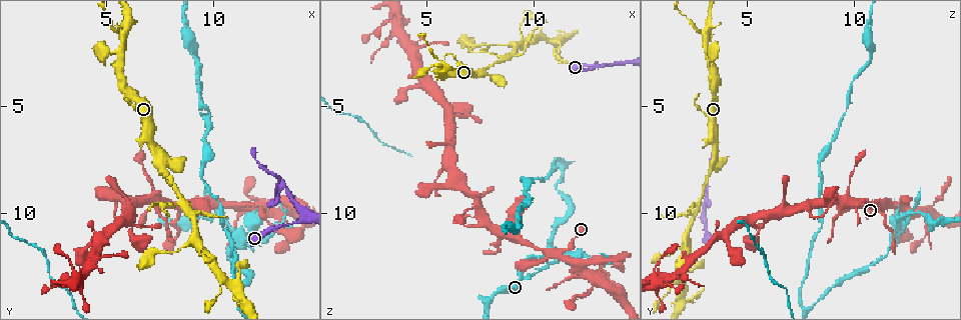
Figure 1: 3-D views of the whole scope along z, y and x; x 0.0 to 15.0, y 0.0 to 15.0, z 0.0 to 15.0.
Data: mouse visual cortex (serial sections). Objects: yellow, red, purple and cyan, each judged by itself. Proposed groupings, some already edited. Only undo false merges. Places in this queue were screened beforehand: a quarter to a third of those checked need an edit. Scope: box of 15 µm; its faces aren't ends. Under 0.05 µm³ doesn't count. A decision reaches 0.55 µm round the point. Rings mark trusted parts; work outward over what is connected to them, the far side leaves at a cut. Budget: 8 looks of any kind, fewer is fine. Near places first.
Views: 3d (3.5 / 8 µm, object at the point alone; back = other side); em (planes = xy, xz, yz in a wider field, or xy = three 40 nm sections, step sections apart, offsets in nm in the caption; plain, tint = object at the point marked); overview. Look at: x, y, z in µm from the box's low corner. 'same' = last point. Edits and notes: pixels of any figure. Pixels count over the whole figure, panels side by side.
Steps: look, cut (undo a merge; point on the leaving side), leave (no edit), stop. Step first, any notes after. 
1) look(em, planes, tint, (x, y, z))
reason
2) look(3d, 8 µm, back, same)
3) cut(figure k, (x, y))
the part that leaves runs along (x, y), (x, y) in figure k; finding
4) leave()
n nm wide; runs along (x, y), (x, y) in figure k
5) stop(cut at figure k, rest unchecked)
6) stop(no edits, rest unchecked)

look(3d, 3.5 µm, (10.8, 10.4, 12.4))

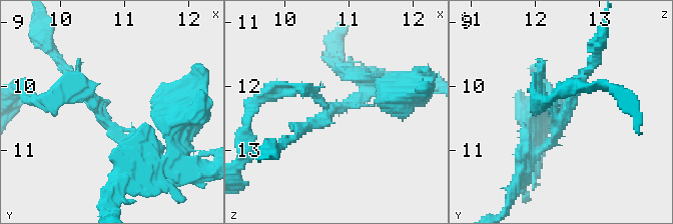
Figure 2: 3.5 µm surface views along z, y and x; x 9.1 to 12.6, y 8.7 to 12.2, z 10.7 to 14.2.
look(em, planes, tint, (10.65, 10.45, 12.40))
3 arms; arms of 150, 150, 150 nm; now the EM

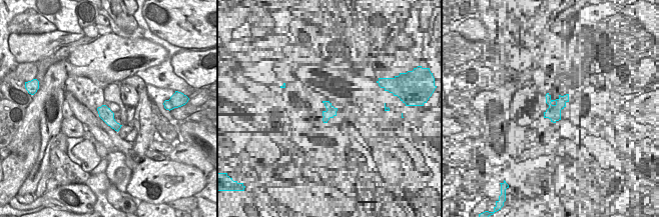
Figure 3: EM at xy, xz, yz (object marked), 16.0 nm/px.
leave()
200 nm wide; runs along (52, 102), (85, 96), (141, 157) in figure 2; continuous, no second cell

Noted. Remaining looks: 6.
look(3d, 3.5 µm, (7.3, 9.4, 9.5))

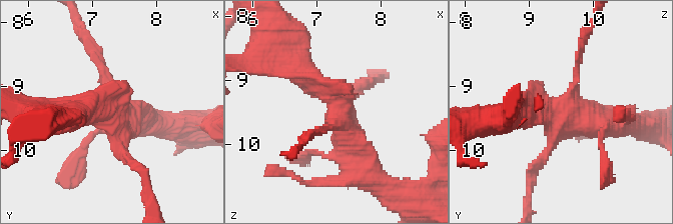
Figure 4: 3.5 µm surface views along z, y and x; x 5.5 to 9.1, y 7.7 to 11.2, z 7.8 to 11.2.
look(em, xy, step 3, tint, (7.40, 9.40, 9.60))

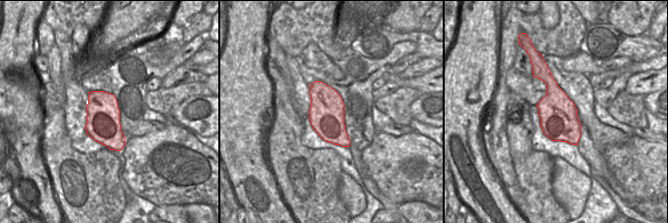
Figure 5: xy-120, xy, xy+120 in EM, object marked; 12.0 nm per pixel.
look(em, xy, step 2, tint, same)
cut it another way

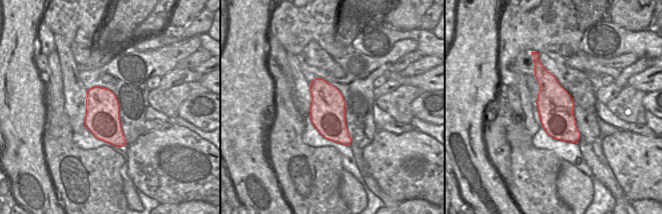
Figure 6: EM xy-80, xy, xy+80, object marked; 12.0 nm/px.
leave()
runs along (369, 176), (334, 99), (297, 68) in figure 4; one cell here

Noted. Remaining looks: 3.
look(3d, 3.5 µm, (11.4, 14.3, 8.2))
sharp bend

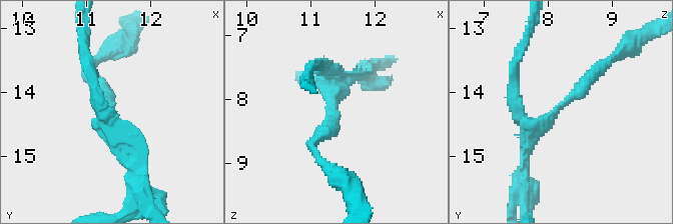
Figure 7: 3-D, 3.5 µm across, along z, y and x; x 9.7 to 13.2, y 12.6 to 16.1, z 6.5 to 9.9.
look(em, xy, step 3, tint, (11.40, 14.20, 8.15))
3 arms; arms of 200, 200, 250 nm; need the tissue

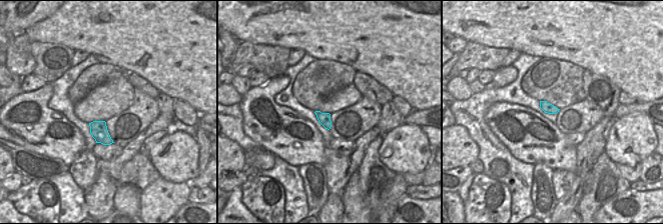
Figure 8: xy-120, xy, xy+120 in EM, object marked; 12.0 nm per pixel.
look(em, planes, tint, same)
cut it another way

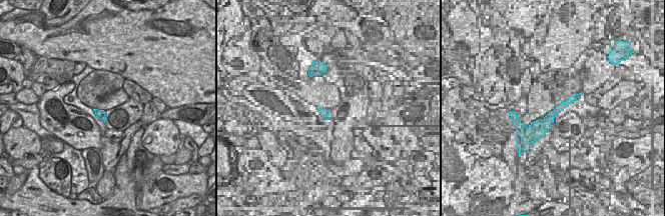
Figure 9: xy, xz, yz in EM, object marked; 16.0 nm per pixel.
leave()
runs along (603, 64), (539, 126), (516, 101) in figure 7; continuous, no second cell

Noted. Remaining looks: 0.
stop(no edits, rest unchecked)

